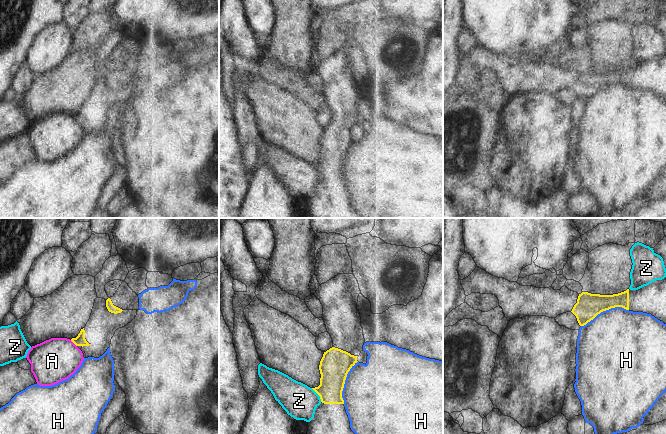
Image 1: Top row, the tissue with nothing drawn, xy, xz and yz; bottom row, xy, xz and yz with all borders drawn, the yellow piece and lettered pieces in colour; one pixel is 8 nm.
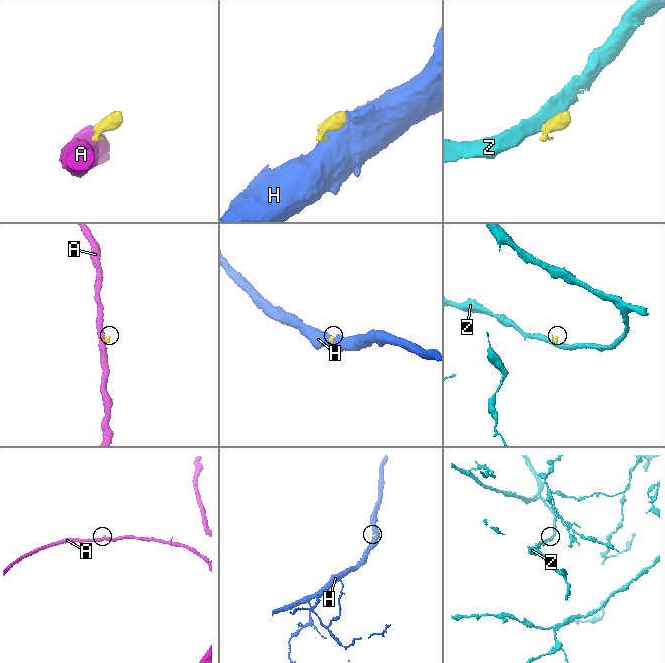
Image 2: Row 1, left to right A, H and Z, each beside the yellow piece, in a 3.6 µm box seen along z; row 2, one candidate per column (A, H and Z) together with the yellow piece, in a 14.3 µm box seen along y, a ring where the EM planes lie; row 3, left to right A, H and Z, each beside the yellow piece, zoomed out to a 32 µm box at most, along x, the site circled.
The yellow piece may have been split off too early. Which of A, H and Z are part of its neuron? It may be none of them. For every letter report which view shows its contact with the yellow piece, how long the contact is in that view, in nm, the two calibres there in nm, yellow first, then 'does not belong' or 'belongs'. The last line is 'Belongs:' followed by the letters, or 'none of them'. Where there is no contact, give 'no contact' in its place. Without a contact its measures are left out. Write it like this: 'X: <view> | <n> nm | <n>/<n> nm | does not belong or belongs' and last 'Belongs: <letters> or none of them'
A: xy | 80 nm | 90/360 nm | does not belong
H: yz | 400 nm | 200/480 nm | does not belong
Z: xz | 140 nm | 220/280 nm | does not belong
Belongs: none of them

